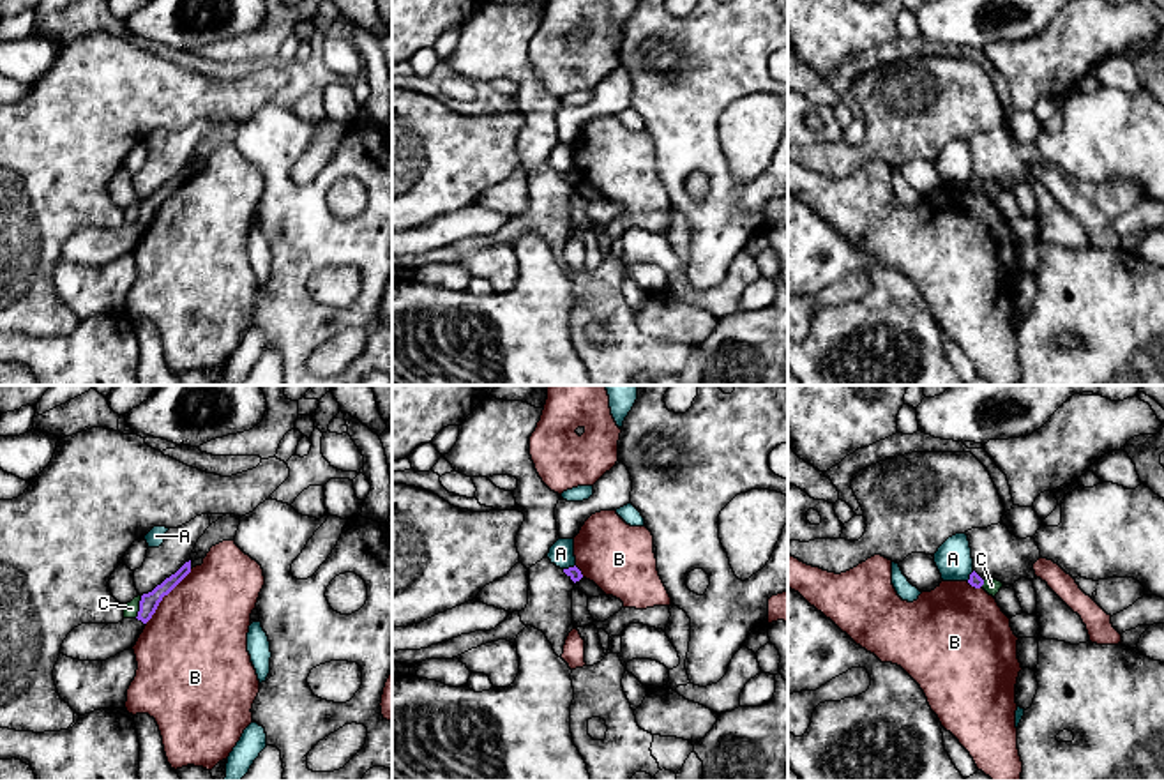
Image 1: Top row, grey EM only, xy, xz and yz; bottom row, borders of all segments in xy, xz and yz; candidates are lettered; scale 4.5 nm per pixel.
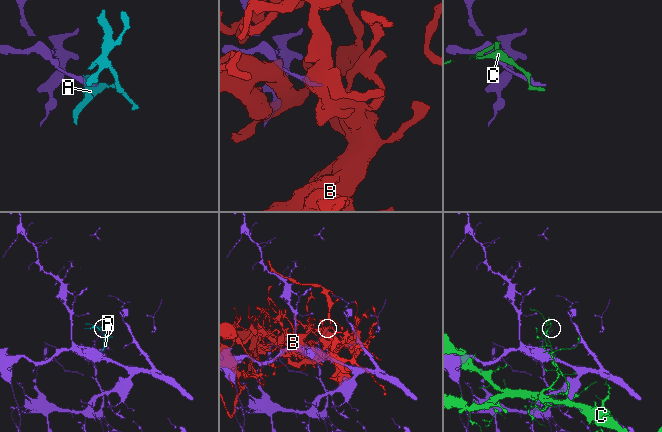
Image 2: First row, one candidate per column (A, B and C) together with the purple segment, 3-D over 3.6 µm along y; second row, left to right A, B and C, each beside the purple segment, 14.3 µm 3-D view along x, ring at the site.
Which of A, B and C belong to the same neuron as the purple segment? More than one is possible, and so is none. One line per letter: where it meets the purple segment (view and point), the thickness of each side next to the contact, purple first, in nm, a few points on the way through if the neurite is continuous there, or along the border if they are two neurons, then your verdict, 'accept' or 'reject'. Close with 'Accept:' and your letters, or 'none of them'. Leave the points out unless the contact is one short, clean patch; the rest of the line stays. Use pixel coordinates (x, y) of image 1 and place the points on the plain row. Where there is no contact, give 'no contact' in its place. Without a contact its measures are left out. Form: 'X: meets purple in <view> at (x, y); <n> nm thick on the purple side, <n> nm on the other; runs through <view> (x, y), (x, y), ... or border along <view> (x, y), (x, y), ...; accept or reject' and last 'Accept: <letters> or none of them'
A: meets purple in xz at (569, 172); 60 nm thick on the purple side, 110 nm on the other; border along xz (574, 168), (564, 174); reject
B: meets purple in xy at (165, 198); 90 nm thick on the purple side, 460 nm on the other; reject
C: meets purple in xy at (140, 211); 90 nm thick on the purple side, 70 nm on the other; reject
Accept: none of them

